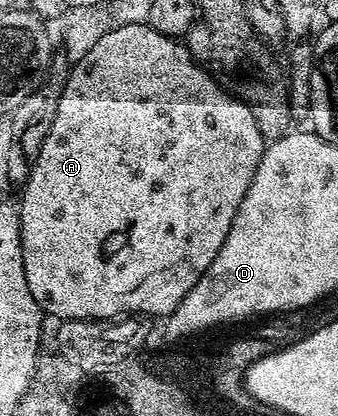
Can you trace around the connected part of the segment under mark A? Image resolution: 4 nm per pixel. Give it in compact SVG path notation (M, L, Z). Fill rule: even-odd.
M146 23L126 24L118 29L112 29L111 32L104 33L96 41L96 45L92 45L91 49L84 57L73 64L70 73L70 79L64 85L63 95L59 99L59 108L56 109L55 120L52 121L51 128L48 129L47 135L40 139L36 147L36 154L33 156L30 165L30 175L27 177L24 186L21 188L22 203L20 202L20 218L22 220L22 260L24 261L24 277L28 277L28 289L32 293L32 297L36 297L36 301L42 306L43 312L47 316L55 315L55 320L65 321L67 319L101 319L103 321L113 321L119 317L129 316L131 313L137 313L139 316L146 315L162 315L161 317L169 317L173 311L180 305L180 301L184 301L184 297L192 289L192 285L196 285L196 281L200 281L202 274L208 269L208 265L212 265L212 261L216 257L216 253L220 253L220 245L224 245L224 241L228 237L228 229L232 229L232 221L238 212L240 201L244 201L244 197L248 193L248 185L252 185L252 177L256 173L256 169L262 160L262 152L264 150L264 137L260 133L260 129L256 125L256 117L252 117L252 109L247 103L241 99L234 98L213 74L206 72L207 68L201 63L195 63L194 58L190 55L190 50L186 48L185 42L179 41L175 36L165 35L156 29L152 29Z

